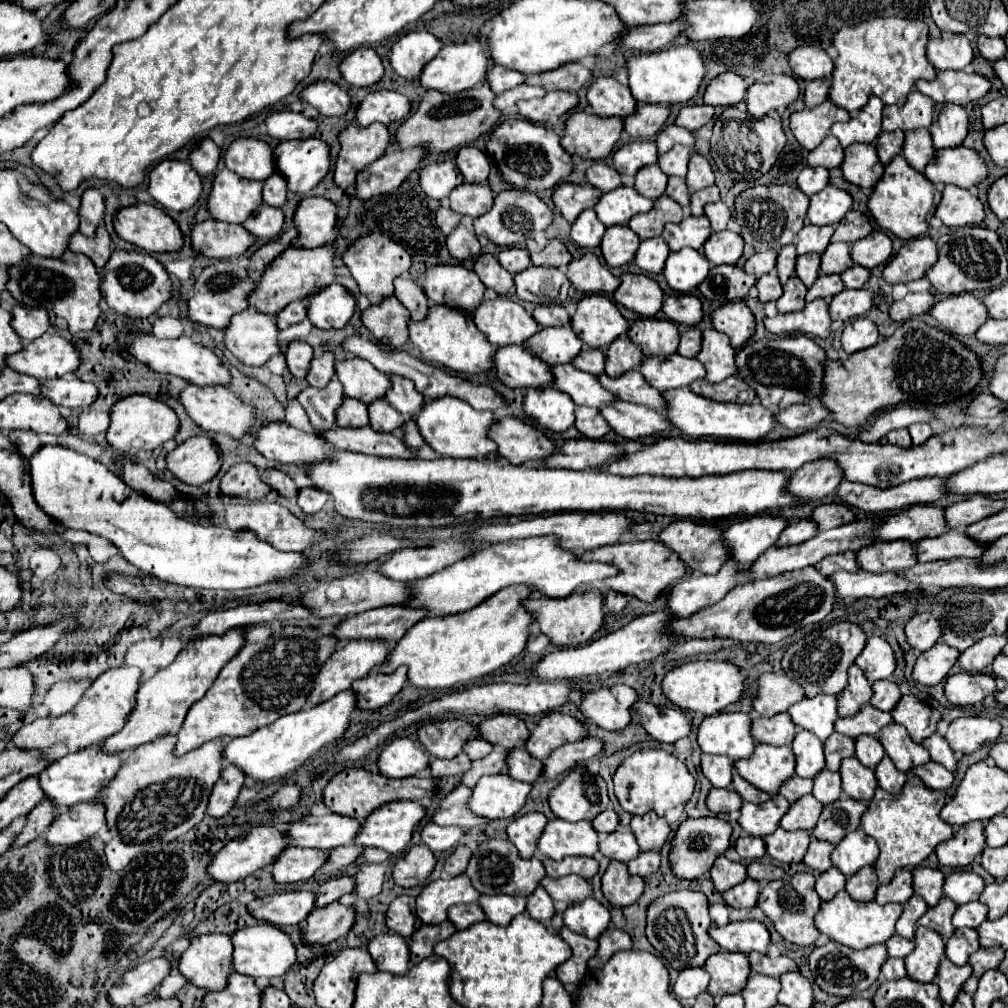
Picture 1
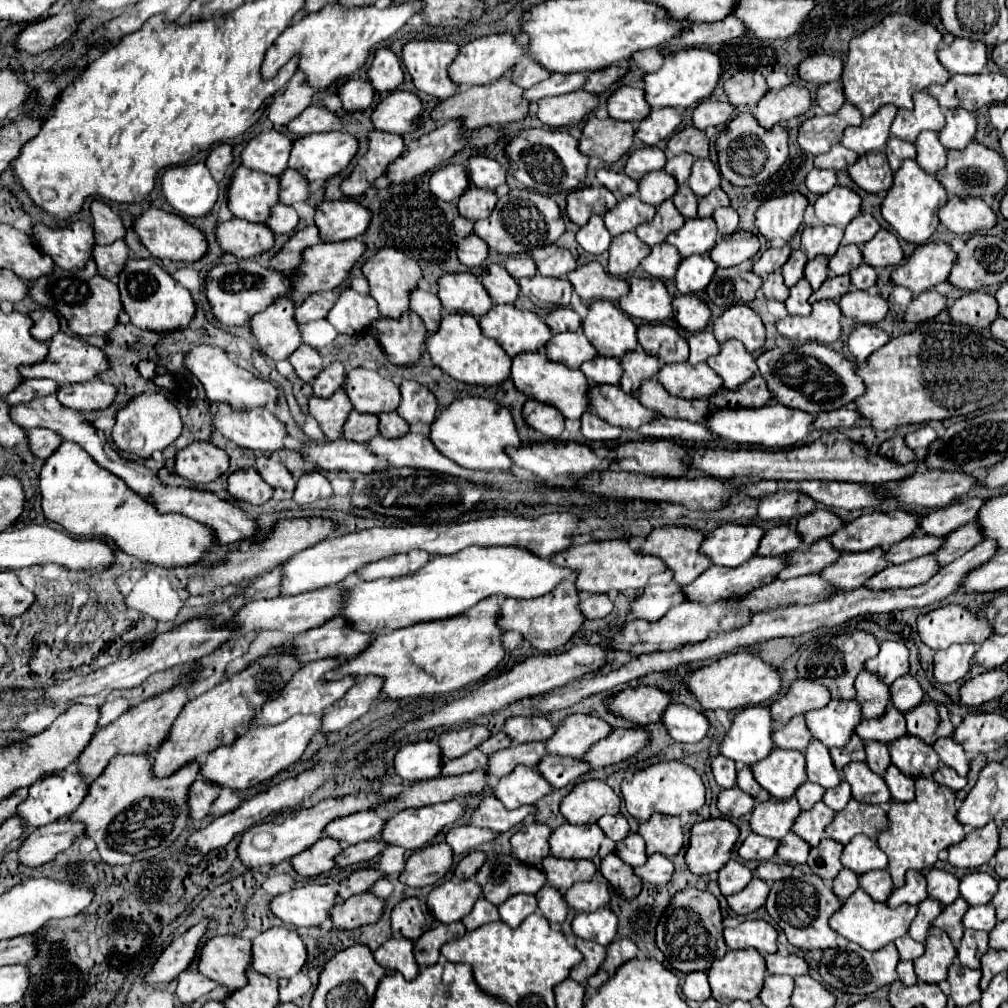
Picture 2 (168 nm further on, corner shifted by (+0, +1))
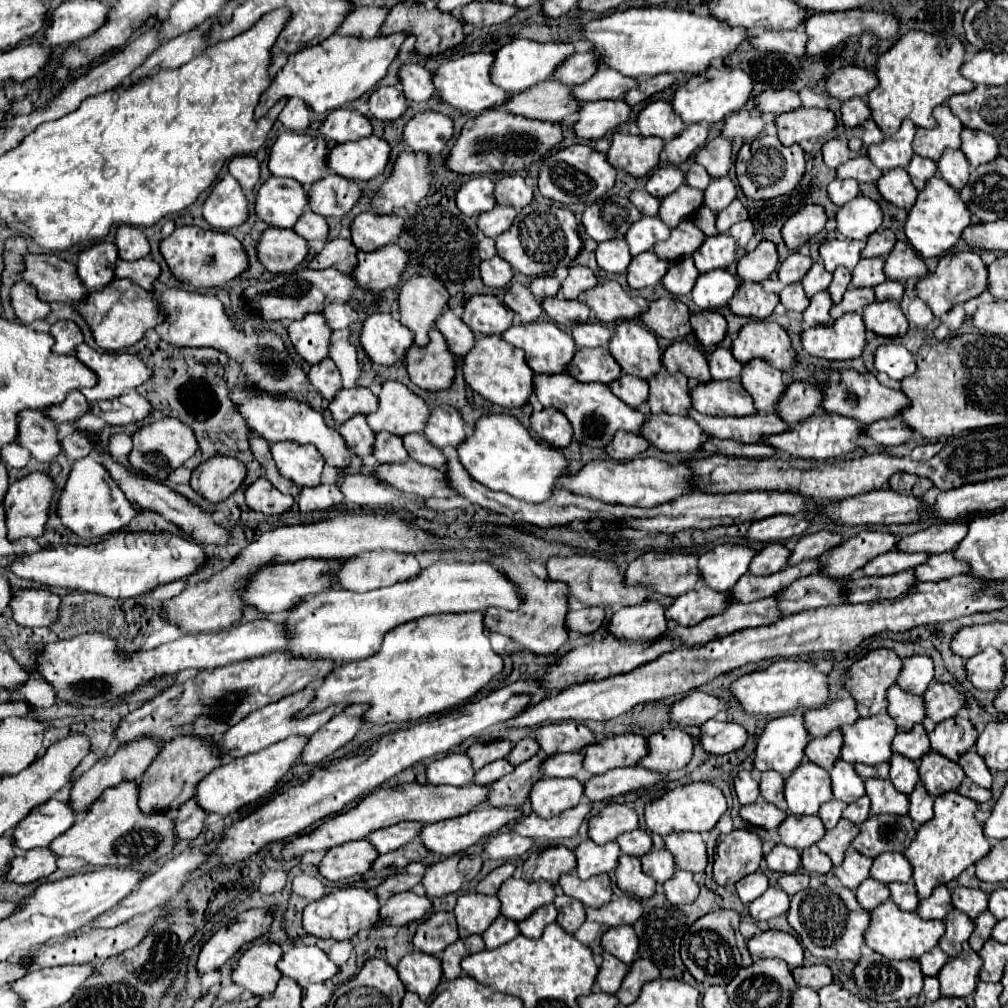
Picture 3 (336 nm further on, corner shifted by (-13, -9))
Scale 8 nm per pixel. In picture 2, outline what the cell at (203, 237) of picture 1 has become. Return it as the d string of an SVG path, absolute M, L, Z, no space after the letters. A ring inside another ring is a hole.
M240 218L220 224L216 236L222 250L236 258L252 258L274 246L274 232L266 224L252 224Z

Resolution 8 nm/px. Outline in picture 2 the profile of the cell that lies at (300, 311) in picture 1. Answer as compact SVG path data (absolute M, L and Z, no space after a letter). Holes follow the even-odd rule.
M312 294L296 310L296 322L306 324L306 322L312 322L312 320L326 318L328 312L332 310L332 304L334 304L334 300L330 296L326 296L326 294Z

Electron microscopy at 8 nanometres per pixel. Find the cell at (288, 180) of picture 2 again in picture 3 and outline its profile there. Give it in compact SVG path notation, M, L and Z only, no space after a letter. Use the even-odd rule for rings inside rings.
M327 174L317 180L309 190L309 208L321 216L345 216L361 196L361 188L335 174Z

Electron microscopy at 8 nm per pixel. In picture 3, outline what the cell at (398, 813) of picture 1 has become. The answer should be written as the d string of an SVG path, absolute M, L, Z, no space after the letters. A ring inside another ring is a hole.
M483 806L483 808L477 808L473 812L467 812L459 818L449 818L449 820L441 820L441 822L435 822L435 824L427 824L423 826L421 830L421 844L433 852L433 854L439 854L439 856L453 856L461 850L467 850L471 844L477 844L483 836L489 836L491 832L503 828L505 824L513 822L521 818L521 812L517 808L493 808L493 806Z

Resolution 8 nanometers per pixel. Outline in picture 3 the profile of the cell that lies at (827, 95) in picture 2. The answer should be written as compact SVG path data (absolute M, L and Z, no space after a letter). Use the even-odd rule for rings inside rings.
M849 98L841 104L841 120L845 126L853 128L859 126L861 122L865 122L869 118L869 106L863 98Z

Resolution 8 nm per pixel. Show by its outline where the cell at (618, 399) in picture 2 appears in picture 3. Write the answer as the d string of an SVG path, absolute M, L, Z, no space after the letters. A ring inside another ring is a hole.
M645 414L641 436L661 452L695 452L707 434L689 416Z

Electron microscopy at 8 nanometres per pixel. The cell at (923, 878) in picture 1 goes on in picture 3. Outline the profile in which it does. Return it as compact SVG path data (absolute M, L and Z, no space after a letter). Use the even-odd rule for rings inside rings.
M957 886L951 894L951 904L965 912L969 918L975 918L979 912L987 910L987 894L979 888L965 888Z

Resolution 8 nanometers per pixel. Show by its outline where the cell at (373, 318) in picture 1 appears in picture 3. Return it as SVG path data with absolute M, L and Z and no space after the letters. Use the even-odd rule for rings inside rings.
M431 330L429 332L429 338L431 342L427 346L417 346L413 344L407 354L405 354L405 366L407 366L407 372L409 372L409 378L413 384L425 388L425 390L441 390L441 388L447 388L455 376L455 356L449 352L447 348L447 342L445 338L441 336L439 330Z

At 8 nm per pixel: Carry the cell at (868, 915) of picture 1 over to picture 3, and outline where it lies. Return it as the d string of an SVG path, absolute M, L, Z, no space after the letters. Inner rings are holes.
M893 900L881 902L871 914L871 924L863 934L865 944L877 952L883 954L889 960L905 960L905 958L919 958L921 954L929 952L933 946L937 946L941 934L945 932L945 924L941 920L921 920L915 912L901 912Z

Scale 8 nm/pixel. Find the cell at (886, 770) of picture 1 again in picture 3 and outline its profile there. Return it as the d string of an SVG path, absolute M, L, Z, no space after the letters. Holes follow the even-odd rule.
M921 782L915 784L915 790L909 794L909 816L915 826L933 818L933 798L927 794Z

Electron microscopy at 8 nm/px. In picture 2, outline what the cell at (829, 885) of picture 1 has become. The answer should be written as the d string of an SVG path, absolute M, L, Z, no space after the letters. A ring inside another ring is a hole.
M842 870L834 882L832 882L832 888L834 888L834 894L842 900L846 900L848 896L852 896L852 892L858 890L858 874L850 872L850 870Z

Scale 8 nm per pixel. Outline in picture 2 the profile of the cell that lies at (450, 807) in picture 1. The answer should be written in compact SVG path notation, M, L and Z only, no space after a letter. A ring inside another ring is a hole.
M484 798L480 808L474 812L470 824L492 828L496 832L508 832L510 828L522 824L528 816L536 816L536 806L522 806L518 810L506 810L498 798Z

